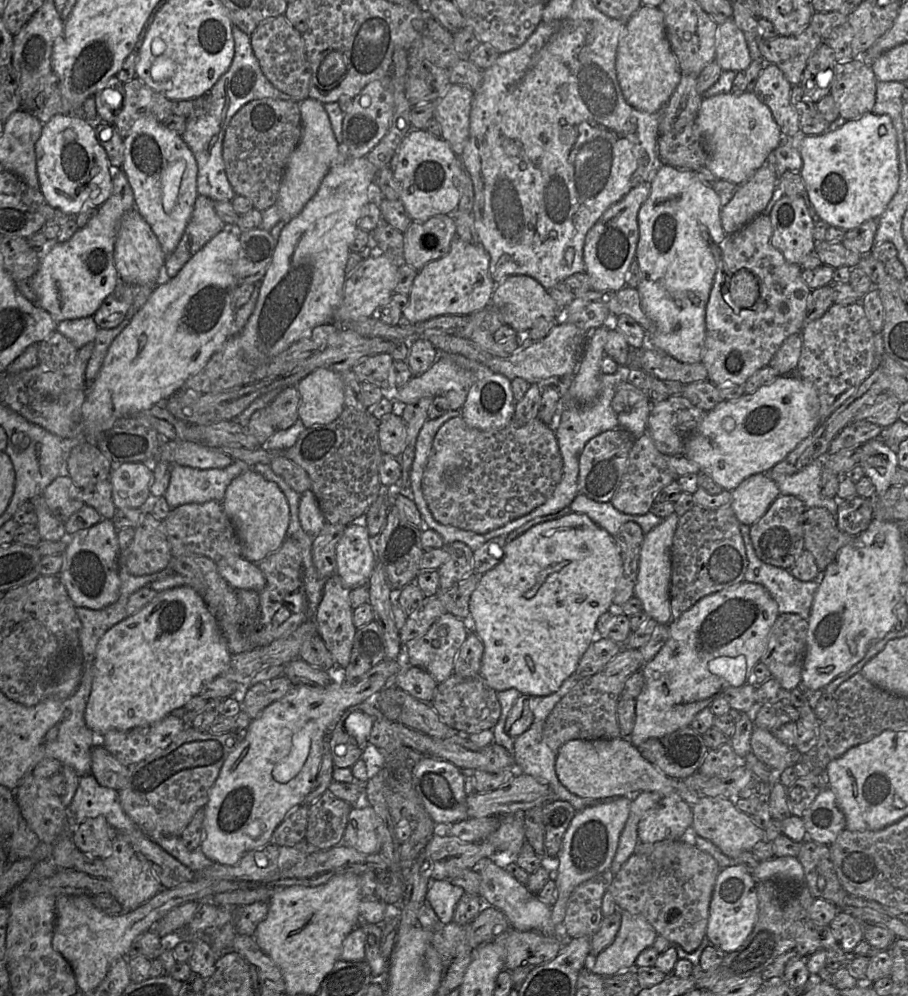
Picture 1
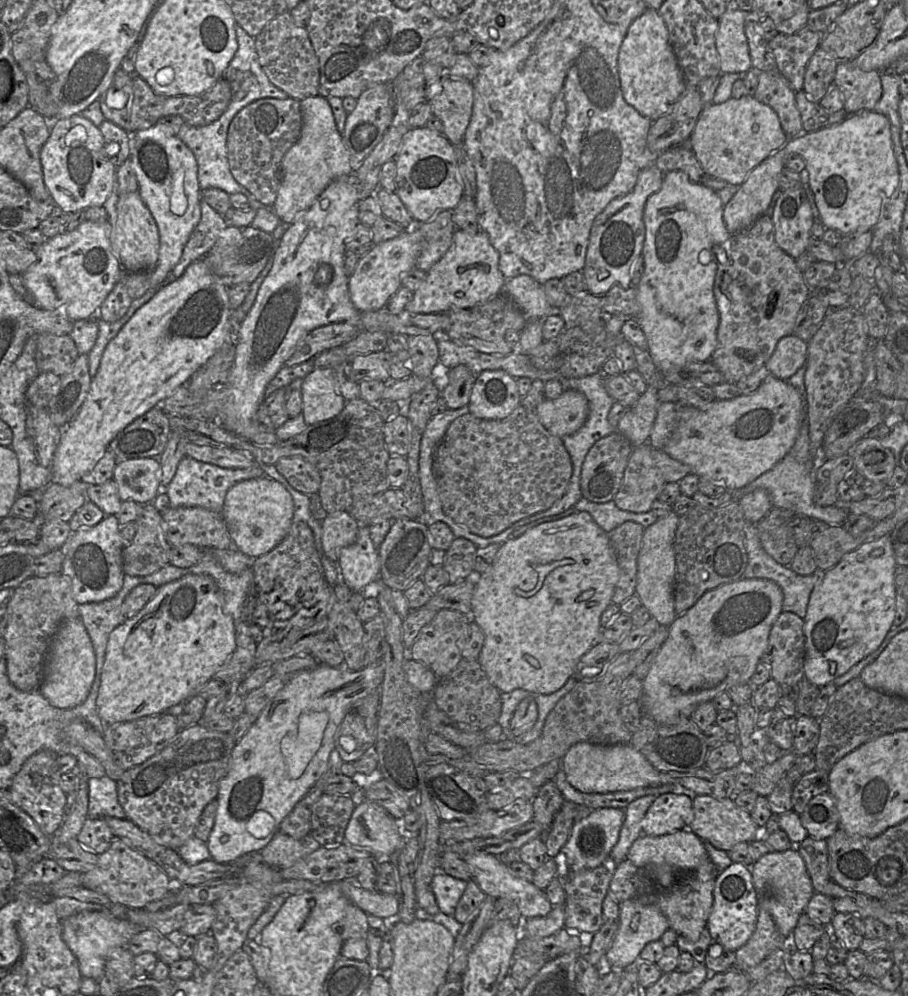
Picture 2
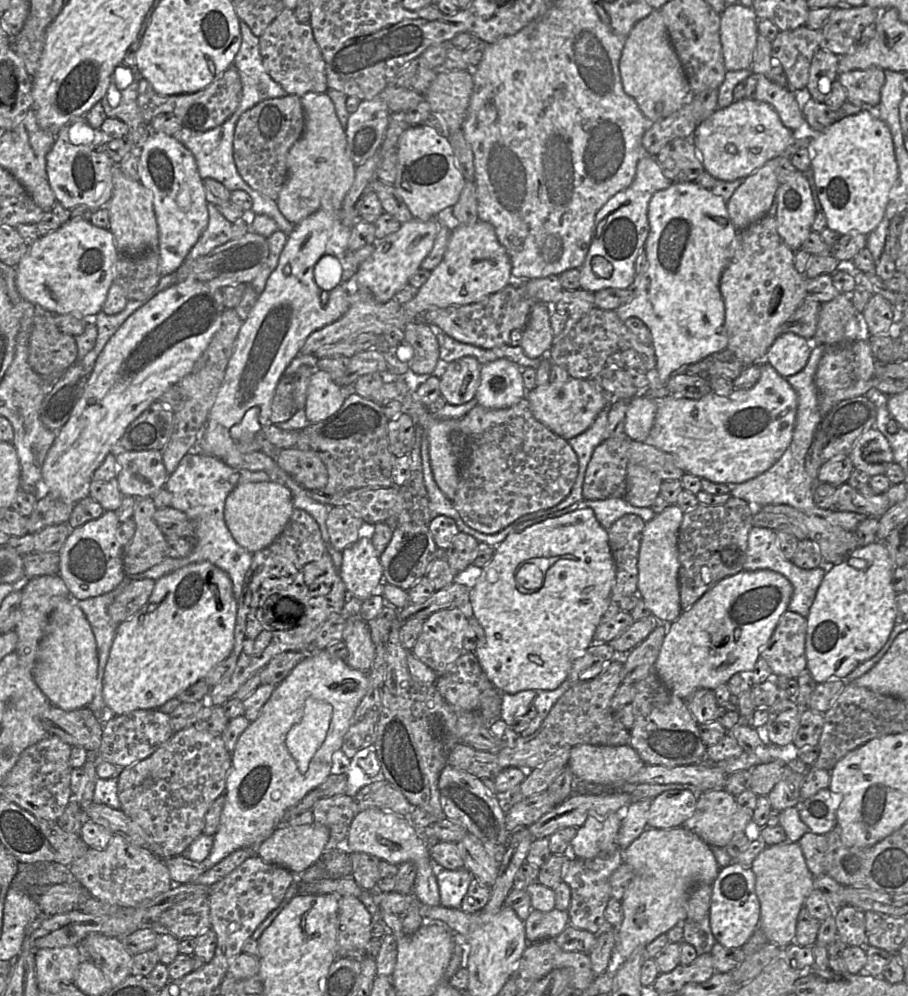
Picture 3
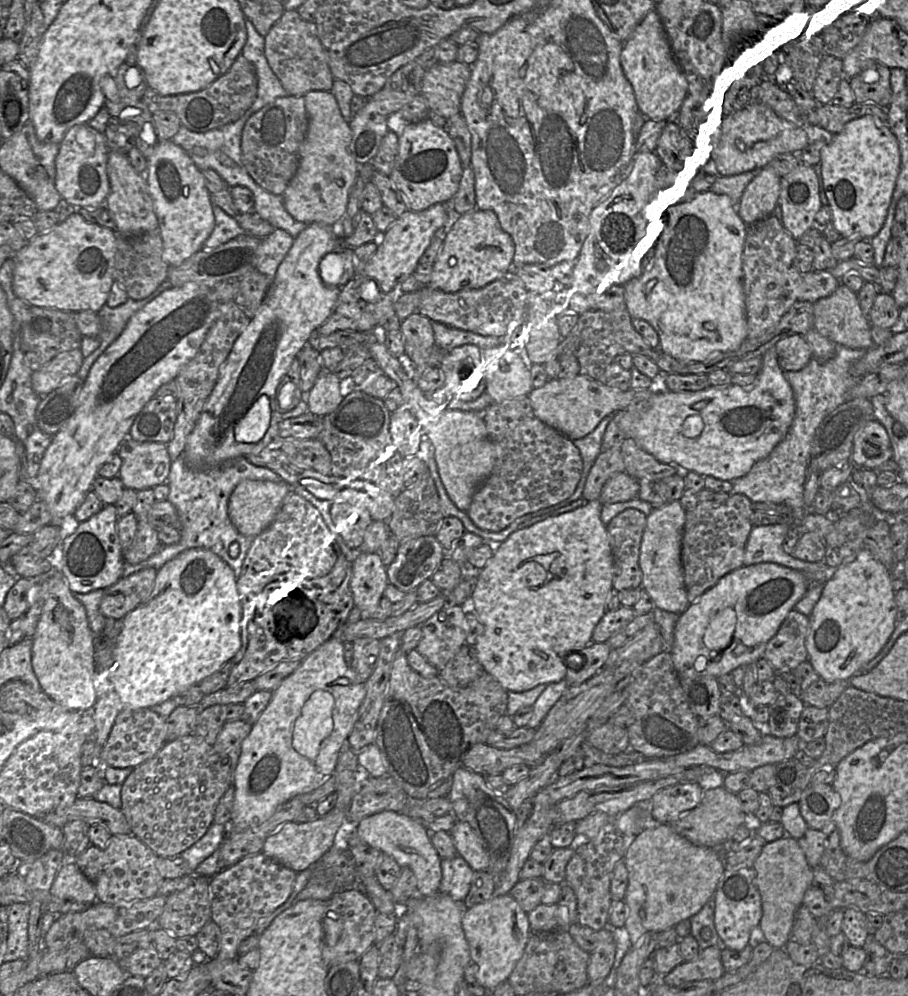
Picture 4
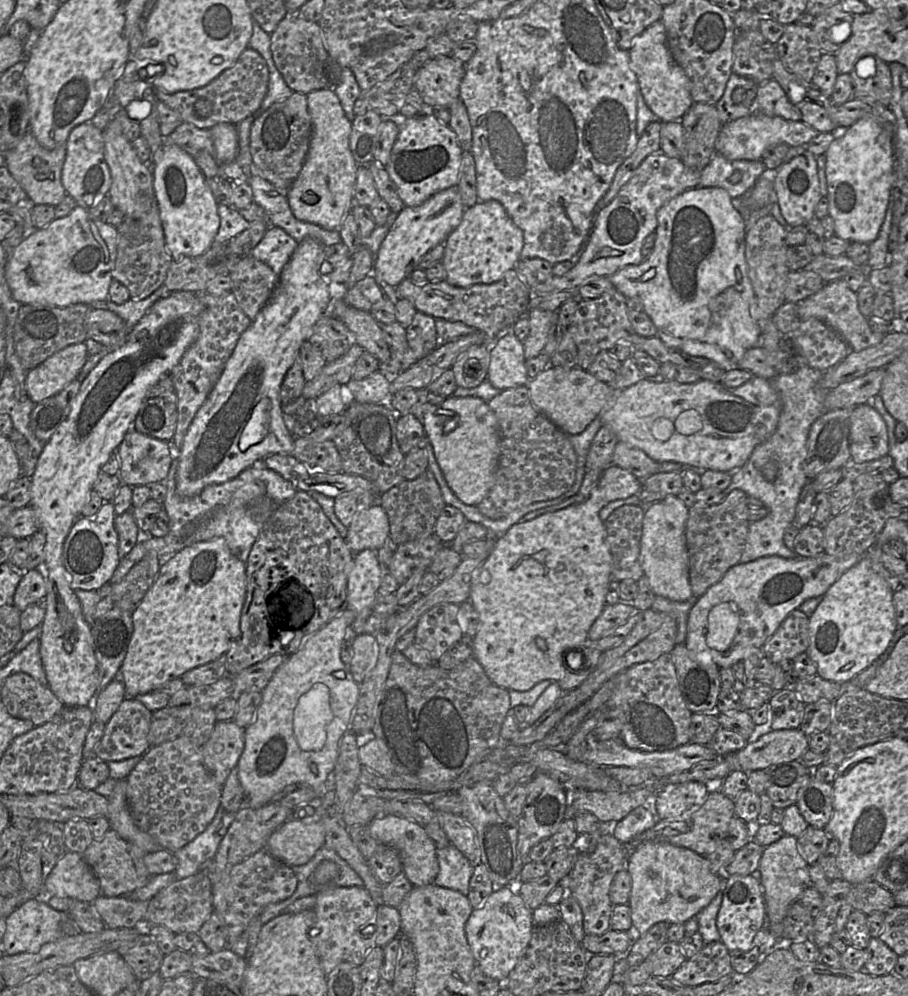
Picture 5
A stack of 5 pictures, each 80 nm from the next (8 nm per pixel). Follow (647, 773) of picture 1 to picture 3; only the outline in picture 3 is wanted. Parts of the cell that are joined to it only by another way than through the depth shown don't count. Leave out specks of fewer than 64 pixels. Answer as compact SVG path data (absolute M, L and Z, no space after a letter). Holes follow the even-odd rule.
M579 744L572 747L567 767L581 783L620 787L645 765L630 745Z

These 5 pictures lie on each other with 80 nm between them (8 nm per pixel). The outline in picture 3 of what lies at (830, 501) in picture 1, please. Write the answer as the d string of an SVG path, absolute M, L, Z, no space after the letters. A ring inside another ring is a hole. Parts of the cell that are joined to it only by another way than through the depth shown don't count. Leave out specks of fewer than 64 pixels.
M812 344L812 352L806 366L797 374L786 378L798 396L798 408L792 441L784 454L777 462L764 473L748 481L738 484L728 484L730 494L740 498L748 504L783 504L792 506L807 515L815 515L826 519L832 525L839 526L847 531L853 531L867 516L855 512L839 512L819 508L813 501L815 482L805 469L805 457L814 439L822 416L819 408L819 393L815 384L815 374L818 364L831 345Z

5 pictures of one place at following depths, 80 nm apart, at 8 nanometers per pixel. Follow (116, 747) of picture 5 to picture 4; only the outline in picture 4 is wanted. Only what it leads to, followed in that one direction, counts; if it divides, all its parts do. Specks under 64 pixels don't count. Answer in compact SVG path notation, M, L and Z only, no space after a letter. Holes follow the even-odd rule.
M124 708L118 713L106 742L101 746L101 763L114 767L135 767L152 757L166 742L165 718L151 708Z

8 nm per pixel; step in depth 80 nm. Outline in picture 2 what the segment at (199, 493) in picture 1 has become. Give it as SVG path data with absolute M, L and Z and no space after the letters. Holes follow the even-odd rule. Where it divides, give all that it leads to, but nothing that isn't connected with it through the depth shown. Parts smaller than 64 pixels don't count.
M184 456L179 462L171 482L165 490L169 498L169 507L201 507L221 513L227 491L243 480L264 476L260 465L248 468L222 468L214 464L201 462Z

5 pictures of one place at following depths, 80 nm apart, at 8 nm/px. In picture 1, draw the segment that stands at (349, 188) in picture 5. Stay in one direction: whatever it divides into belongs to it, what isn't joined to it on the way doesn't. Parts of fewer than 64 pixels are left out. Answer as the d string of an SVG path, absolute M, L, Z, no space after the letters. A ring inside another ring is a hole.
M306 98L298 103L301 113L301 138L288 158L276 201L280 220L285 223L297 216L316 194L330 168L349 157L334 136L323 103L312 98Z

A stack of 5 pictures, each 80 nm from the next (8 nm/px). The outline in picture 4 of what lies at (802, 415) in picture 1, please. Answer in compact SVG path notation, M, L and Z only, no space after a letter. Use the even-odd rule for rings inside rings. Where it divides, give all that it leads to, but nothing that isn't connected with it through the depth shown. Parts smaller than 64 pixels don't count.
M771 347L765 351L765 353L762 356L762 361L763 361L762 367L756 376L756 380L750 386L741 387L741 386L732 385L732 384L725 385L725 386L709 385L707 388L699 391L673 392L673 391L666 390L660 393L654 393L645 400L635 401L631 403L627 408L622 409L611 416L613 416L613 420L619 426L620 430L624 433L626 438L633 439L641 449L643 449L647 453L654 456L658 461L665 464L673 465L677 467L678 470L680 470L681 472L692 471L701 476L712 476L720 480L727 480L727 481L735 480L737 478L740 478L746 475L757 461L767 457L772 452L772 450L786 437L795 416L796 403L795 403L794 392L791 385L784 377L783 370L780 367L778 362L778 357L777 357L775 347ZM692 415L701 416L704 423L704 428L697 437L688 438L682 434L681 426L684 420L688 416L692 416Z

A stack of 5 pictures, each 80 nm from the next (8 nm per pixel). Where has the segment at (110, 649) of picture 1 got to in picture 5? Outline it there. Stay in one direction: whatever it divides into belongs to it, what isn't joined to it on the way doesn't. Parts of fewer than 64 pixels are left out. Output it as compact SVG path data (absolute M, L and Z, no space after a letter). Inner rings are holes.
M223 537L213 538L191 544L173 557L168 557L162 562L159 573L148 590L145 597L132 613L133 633L128 644L126 656L123 660L119 673L114 679L121 680L125 685L126 698L135 698L138 695L155 691L166 682L180 678L187 671L217 660L225 655L232 643L240 636L240 616L246 597L246 563L232 554L226 540Z

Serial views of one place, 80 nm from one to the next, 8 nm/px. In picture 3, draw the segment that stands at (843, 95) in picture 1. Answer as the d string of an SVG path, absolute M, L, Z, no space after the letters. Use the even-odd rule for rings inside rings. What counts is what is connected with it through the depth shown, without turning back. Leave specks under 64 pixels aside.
M878 67L839 73L837 79L845 88L847 101L856 106L875 109L881 99L885 71Z

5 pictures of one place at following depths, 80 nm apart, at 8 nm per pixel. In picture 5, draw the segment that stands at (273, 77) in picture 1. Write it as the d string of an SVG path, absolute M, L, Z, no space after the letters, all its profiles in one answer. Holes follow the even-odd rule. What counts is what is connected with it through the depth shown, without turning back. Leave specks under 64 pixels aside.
M299 10L287 11L270 36L270 49L275 66L293 92L307 95L309 92L329 87L329 57L318 23L304 19Z

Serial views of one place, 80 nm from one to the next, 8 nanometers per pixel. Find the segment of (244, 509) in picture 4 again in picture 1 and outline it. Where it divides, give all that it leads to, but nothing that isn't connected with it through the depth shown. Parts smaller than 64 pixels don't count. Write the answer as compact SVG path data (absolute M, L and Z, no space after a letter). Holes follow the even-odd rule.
M253 468L235 477L228 485L222 506L231 520L242 547L242 557L259 563L276 552L287 538L290 511L279 486L265 479Z

